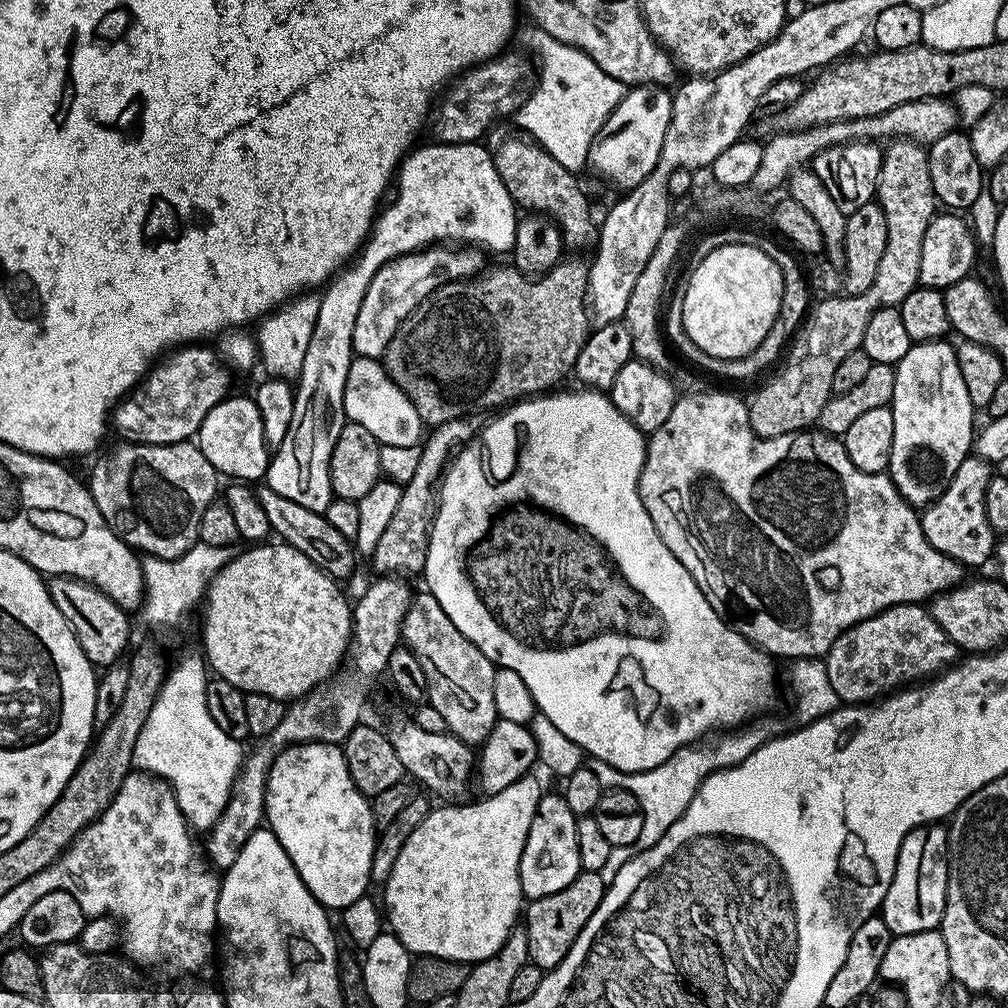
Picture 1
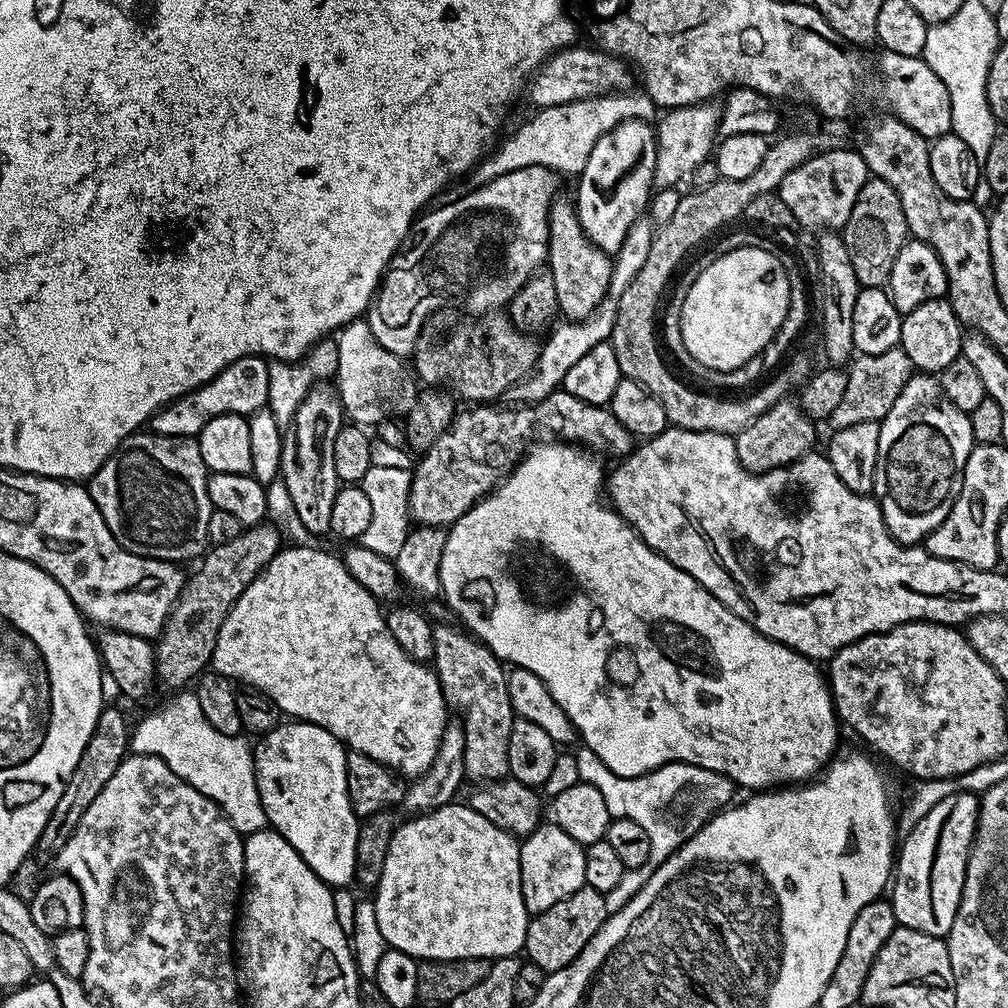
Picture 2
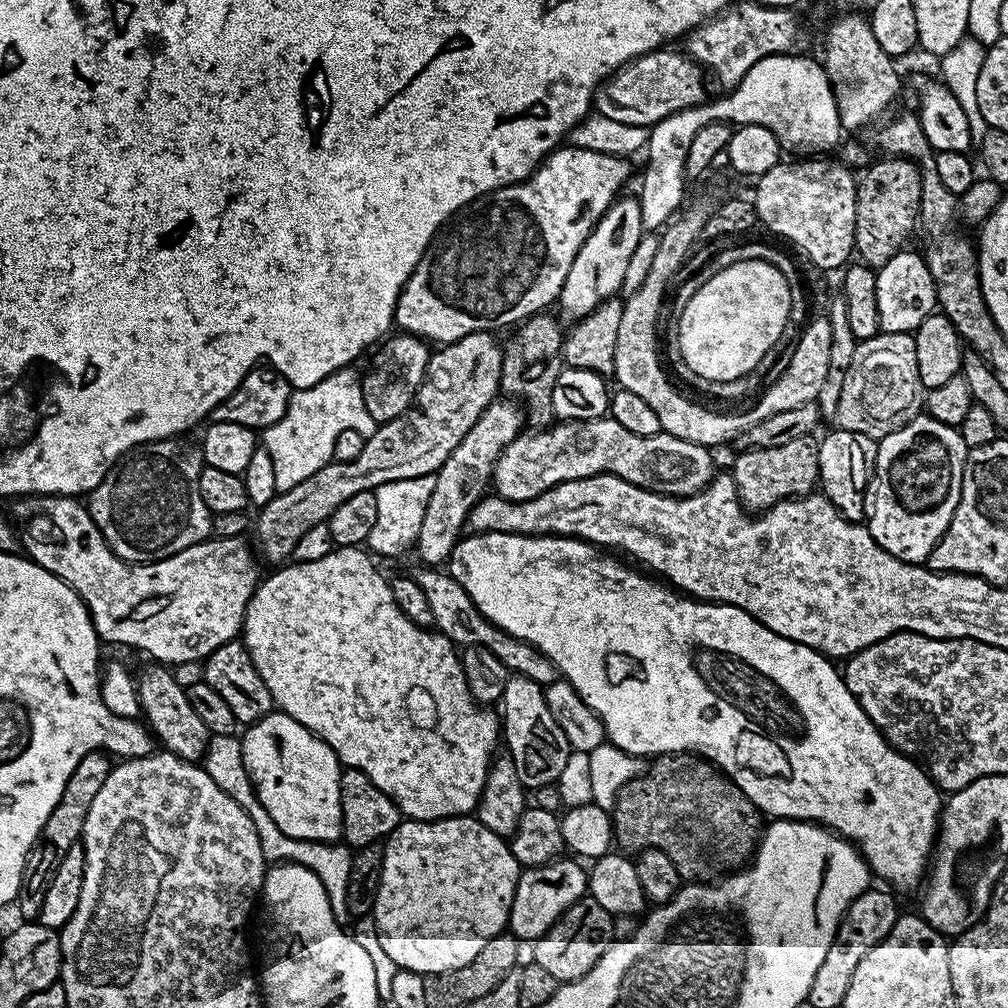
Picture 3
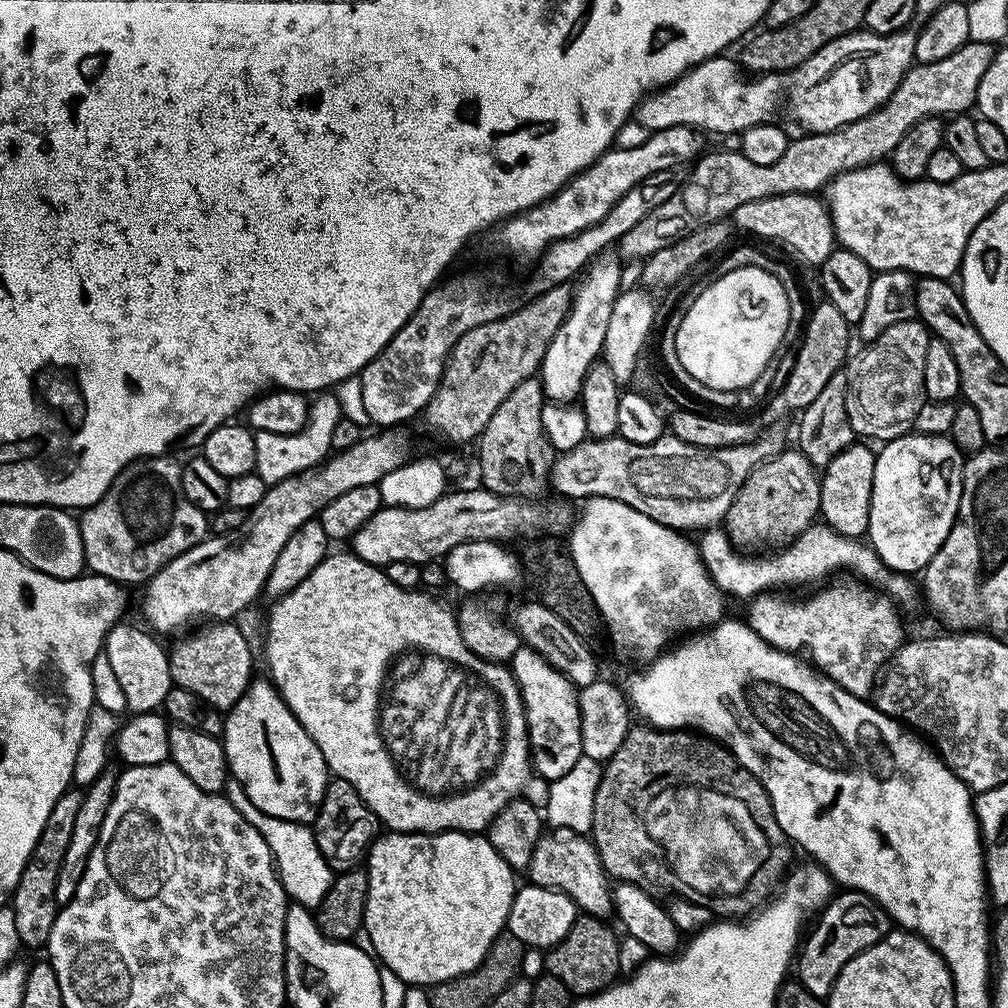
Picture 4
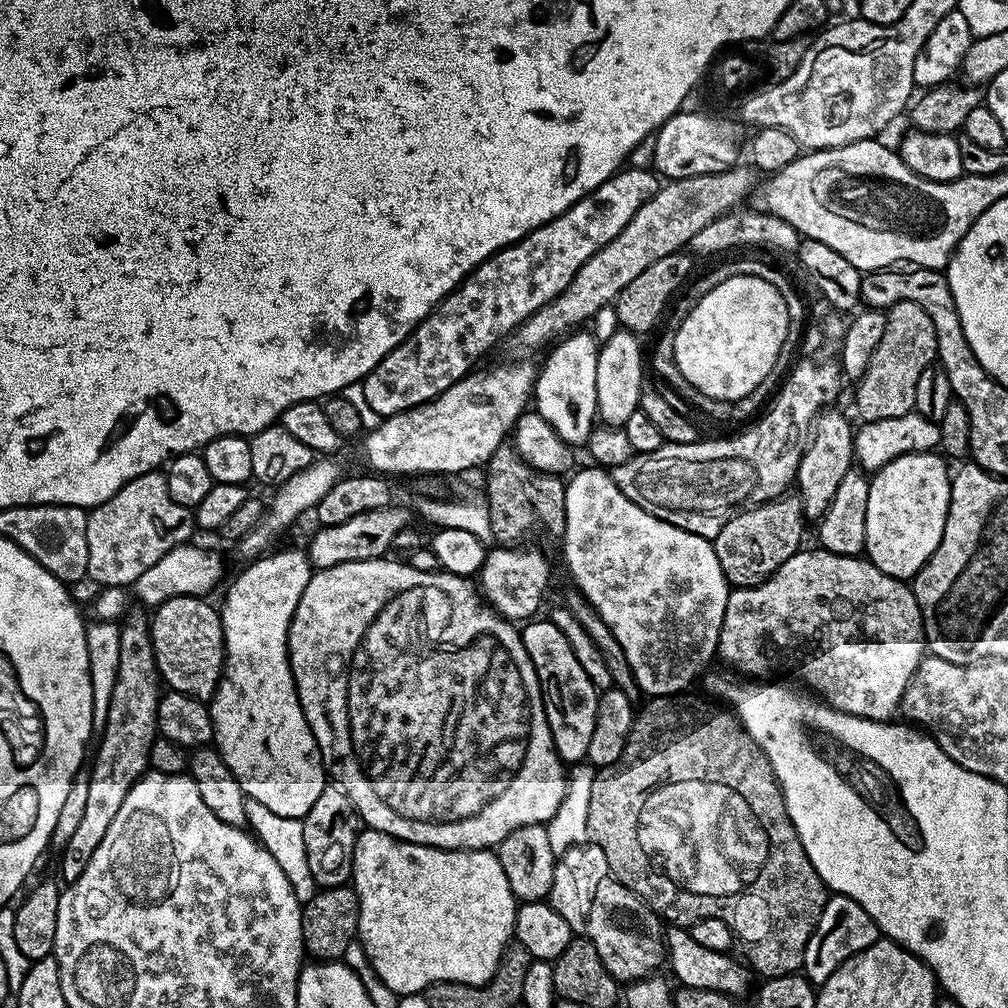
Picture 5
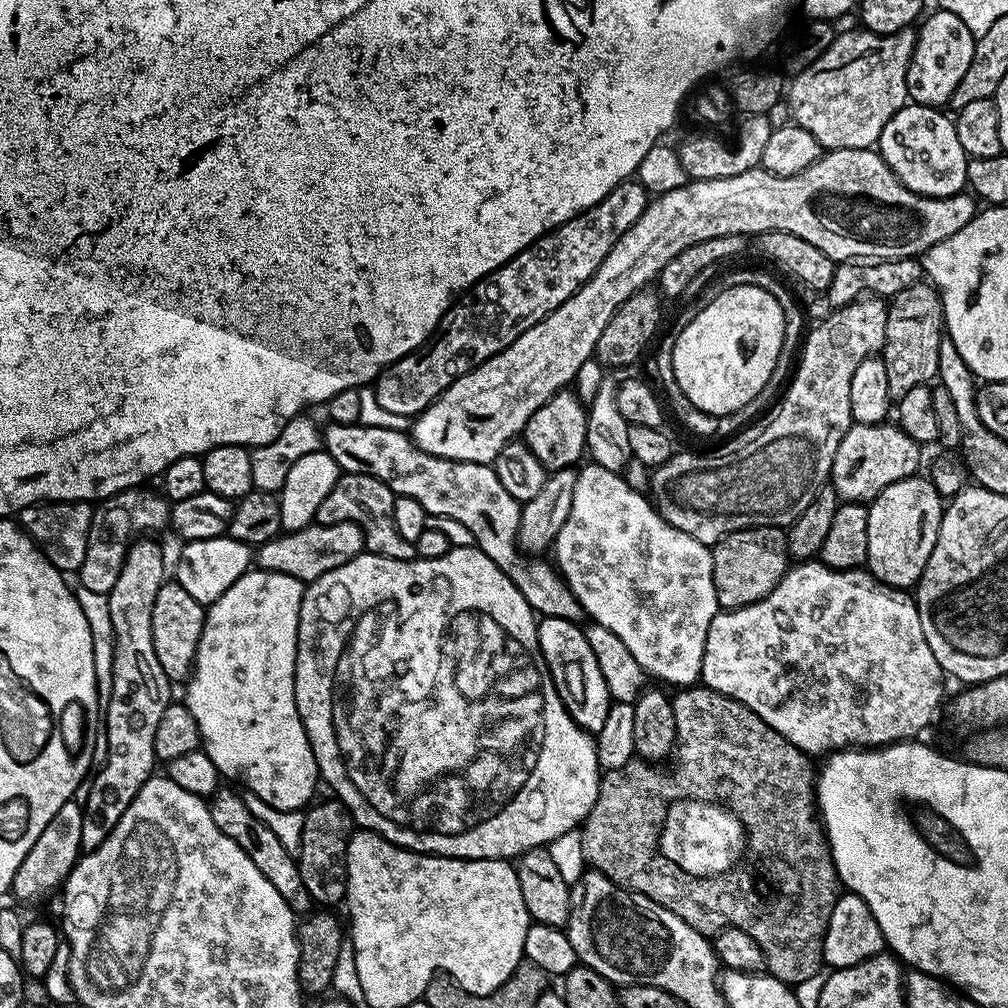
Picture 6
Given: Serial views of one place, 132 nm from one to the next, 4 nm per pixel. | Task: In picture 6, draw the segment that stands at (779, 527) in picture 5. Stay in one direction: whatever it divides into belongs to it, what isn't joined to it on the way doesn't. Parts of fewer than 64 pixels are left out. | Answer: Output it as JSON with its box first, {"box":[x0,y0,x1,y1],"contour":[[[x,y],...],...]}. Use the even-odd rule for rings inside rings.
{"box":[711,528,790,608],"contour":[[[747,528],[724,536],[711,545],[714,590],[720,608],[741,608],[758,602],[778,586],[790,567],[788,534],[782,528]]]}

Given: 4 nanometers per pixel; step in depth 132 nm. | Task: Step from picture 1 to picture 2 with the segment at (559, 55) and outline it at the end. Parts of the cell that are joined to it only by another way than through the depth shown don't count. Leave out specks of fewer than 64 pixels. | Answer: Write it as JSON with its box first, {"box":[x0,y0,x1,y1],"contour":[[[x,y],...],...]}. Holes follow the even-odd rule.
{"box":[508,94,656,174],"contour":[[[593,94],[587,100],[575,100],[572,104],[559,104],[553,108],[541,108],[533,120],[528,120],[508,140],[509,165],[529,168],[537,164],[558,174],[578,174],[590,158],[590,150],[610,130],[627,120],[655,121],[656,104],[643,94]]]}

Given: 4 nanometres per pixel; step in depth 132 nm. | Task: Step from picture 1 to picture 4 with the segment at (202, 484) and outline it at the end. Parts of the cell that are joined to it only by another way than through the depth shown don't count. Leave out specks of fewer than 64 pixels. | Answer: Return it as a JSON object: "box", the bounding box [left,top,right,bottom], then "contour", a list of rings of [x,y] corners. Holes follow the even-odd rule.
{"box":[78,454,210,586],"contour":[[[172,454],[145,456],[142,460],[132,461],[120,471],[118,478],[114,478],[106,494],[102,494],[102,498],[89,508],[83,509],[78,519],[87,571],[125,586],[143,585],[155,572],[162,570],[162,566],[178,558],[178,554],[203,542],[210,532],[209,517],[184,497],[182,464]]]}

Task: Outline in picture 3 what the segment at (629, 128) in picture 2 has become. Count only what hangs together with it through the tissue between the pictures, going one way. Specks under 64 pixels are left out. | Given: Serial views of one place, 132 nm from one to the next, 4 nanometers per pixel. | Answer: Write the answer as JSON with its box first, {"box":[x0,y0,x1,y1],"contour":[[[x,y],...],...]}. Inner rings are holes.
{"box":[558,194,645,322],"contour":[[[632,194],[631,196],[627,196],[617,198],[608,207],[606,214],[602,214],[600,221],[588,233],[584,245],[578,250],[578,254],[570,266],[570,274],[566,274],[566,282],[560,291],[558,308],[561,308],[569,316],[569,321],[575,322],[582,319],[583,316],[589,316],[597,306],[604,303],[605,300],[613,299],[617,295],[616,291],[619,293],[624,287],[626,265],[630,262],[630,254],[634,254],[634,246],[638,246],[640,237],[645,233],[637,197]]]}

